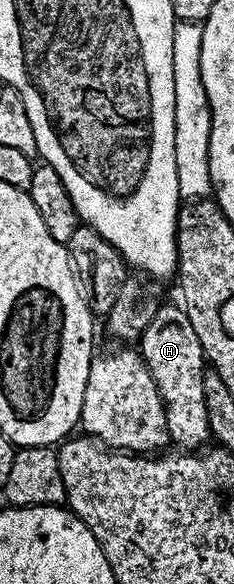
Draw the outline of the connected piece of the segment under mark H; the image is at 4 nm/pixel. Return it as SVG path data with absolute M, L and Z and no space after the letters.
M160 304L157 315L149 319L145 331L139 335L137 352L153 383L157 383L157 391L165 407L170 444L183 451L202 450L211 441L203 387L205 358L201 351L201 339L197 339L193 323L189 323L189 315L178 304Z

